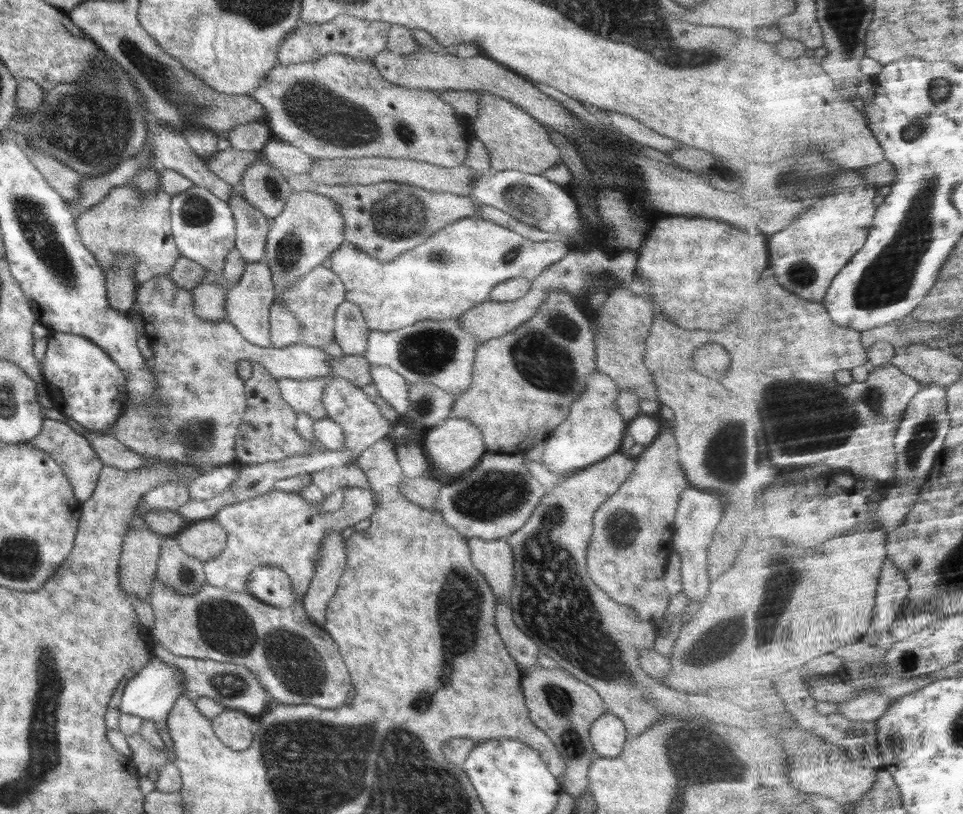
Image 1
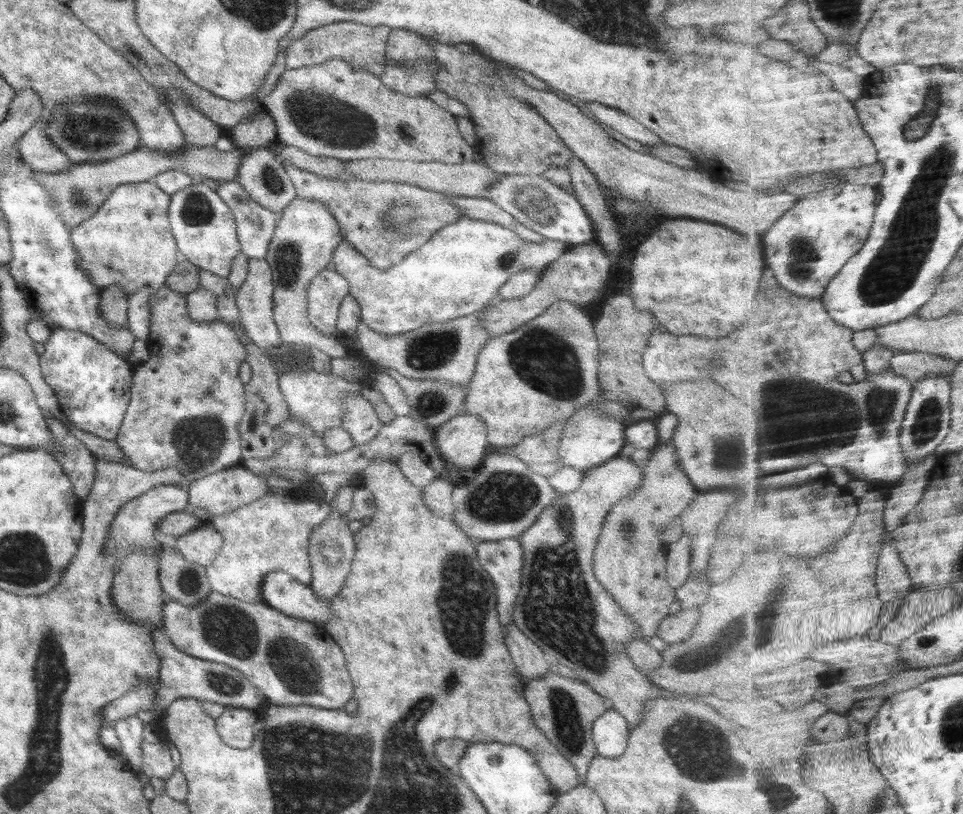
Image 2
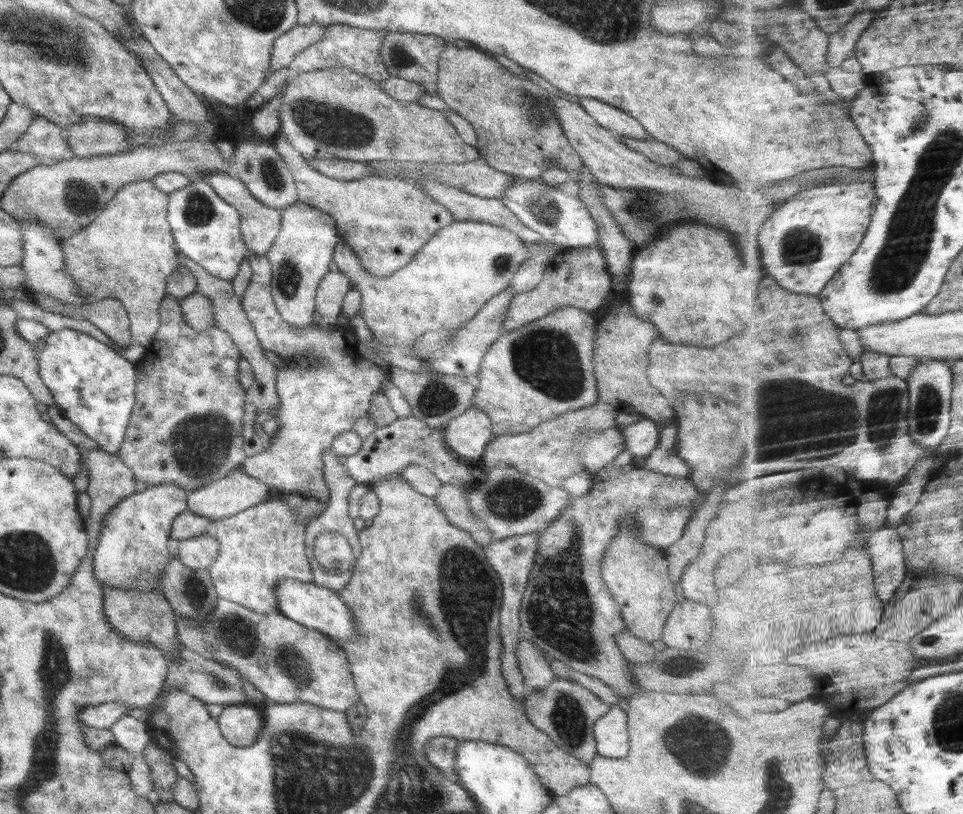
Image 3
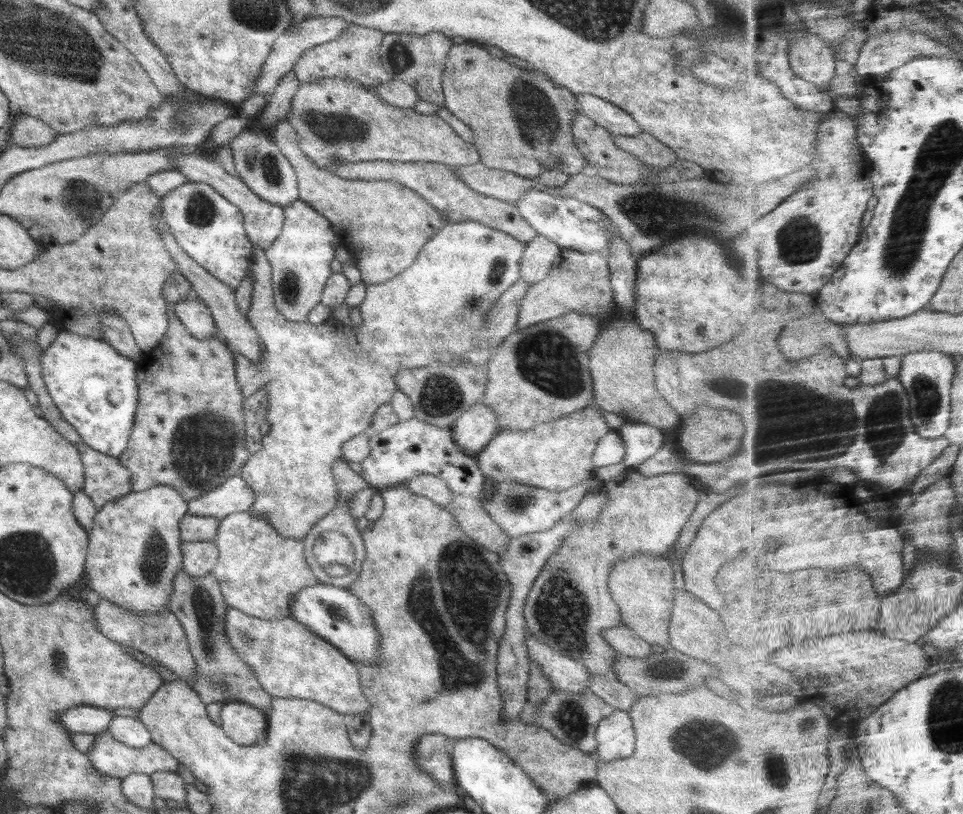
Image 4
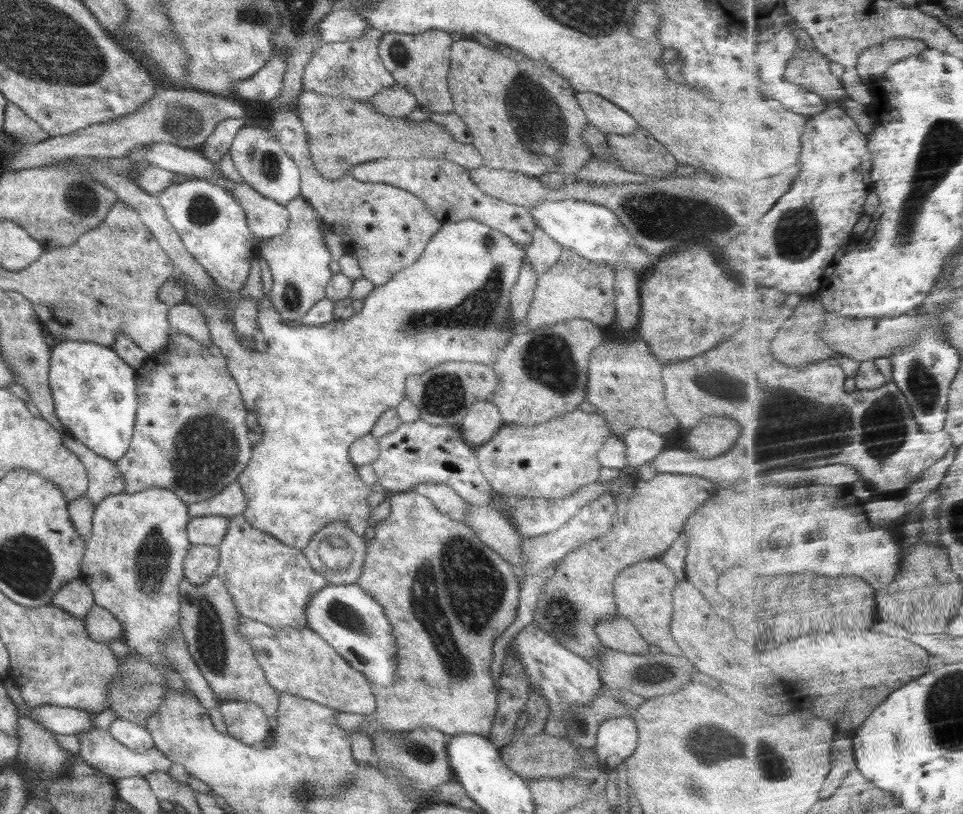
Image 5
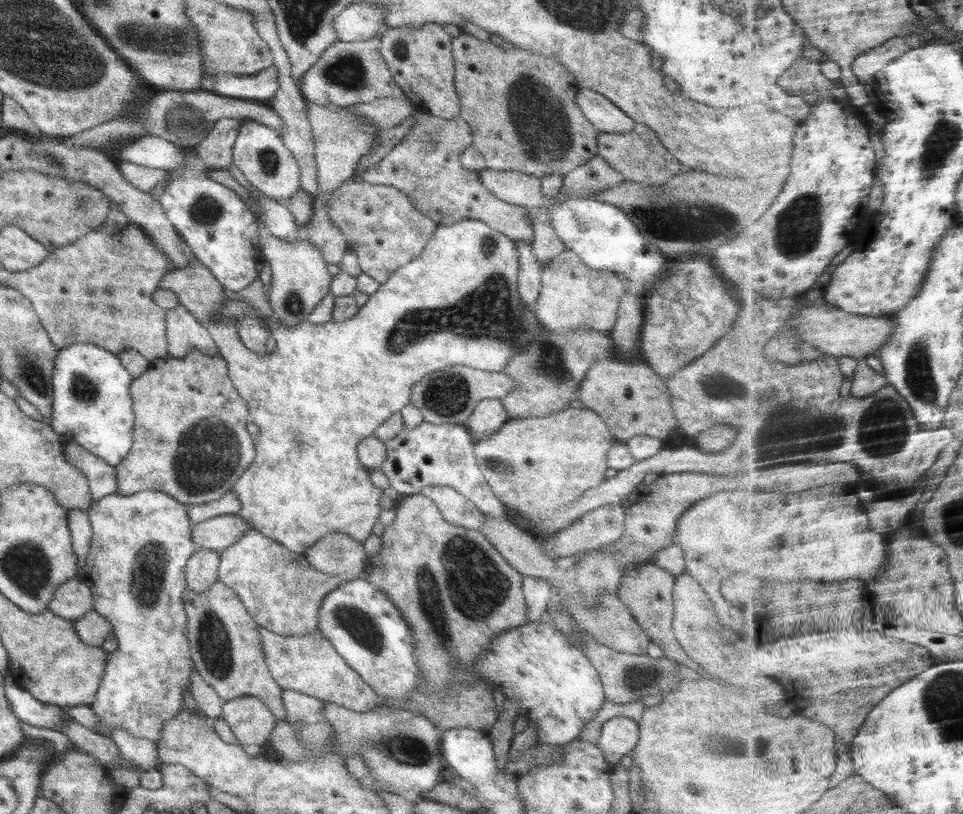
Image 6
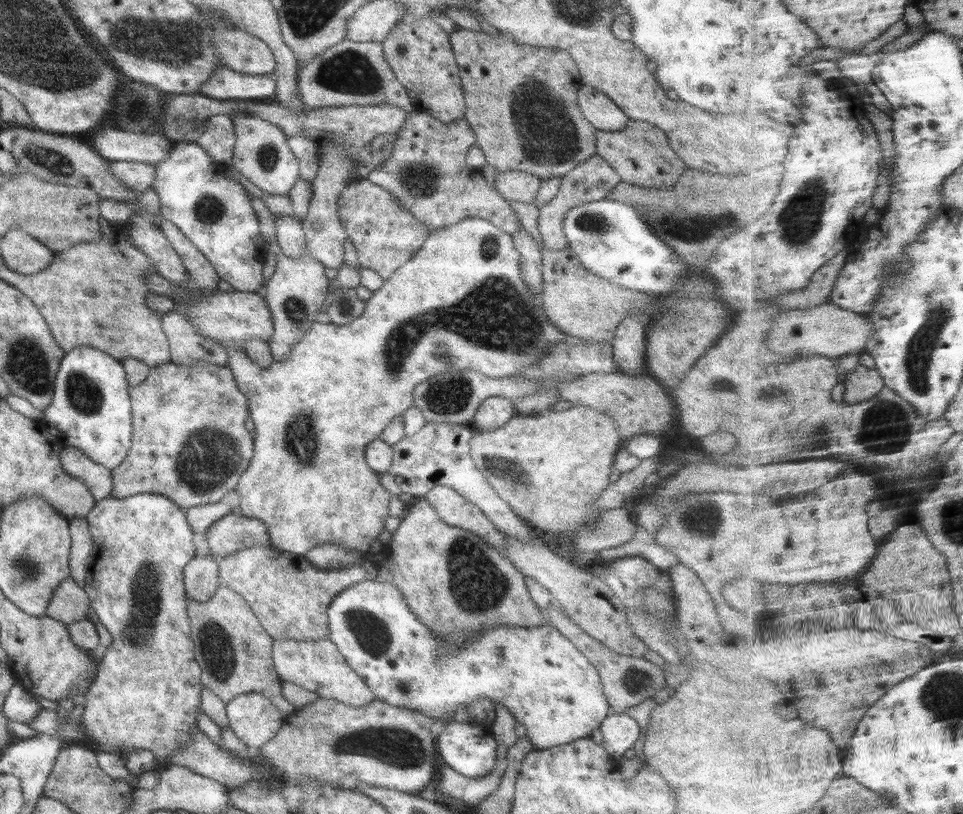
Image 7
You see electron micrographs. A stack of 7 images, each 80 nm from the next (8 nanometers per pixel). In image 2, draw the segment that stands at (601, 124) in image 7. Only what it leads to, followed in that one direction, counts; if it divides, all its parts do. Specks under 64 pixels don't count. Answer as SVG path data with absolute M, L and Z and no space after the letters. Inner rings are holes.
M586 101L586 106L586 111L598 118L600 123L604 123L607 127L614 129L628 139L650 146L665 143L660 137L656 137L652 131L628 116L628 114L624 114L614 108L608 108L608 106L597 102Z

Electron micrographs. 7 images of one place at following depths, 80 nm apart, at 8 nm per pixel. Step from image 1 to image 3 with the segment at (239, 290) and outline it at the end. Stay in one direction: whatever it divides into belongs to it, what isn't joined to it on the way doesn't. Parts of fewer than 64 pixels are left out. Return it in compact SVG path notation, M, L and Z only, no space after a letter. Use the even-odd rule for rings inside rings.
M248 252L245 259L251 266L251 281L240 298L245 315L251 322L252 328L264 350L274 352L283 360L287 367L277 368L276 392L280 399L280 408L275 419L279 422L278 431L271 438L271 445L260 454L246 457L240 469L248 476L263 482L269 490L269 498L282 500L293 508L296 519L308 523L310 518L324 512L328 506L330 491L323 477L323 452L329 450L337 434L352 431L355 420L369 412L373 394L379 394L383 382L387 380L389 366L384 357L379 357L366 343L358 340L352 326L334 326L327 328L316 324L308 325L303 329L295 329L284 322L277 311L271 295L272 269L266 255L257 255ZM293 356L301 356L300 363L287 361Z

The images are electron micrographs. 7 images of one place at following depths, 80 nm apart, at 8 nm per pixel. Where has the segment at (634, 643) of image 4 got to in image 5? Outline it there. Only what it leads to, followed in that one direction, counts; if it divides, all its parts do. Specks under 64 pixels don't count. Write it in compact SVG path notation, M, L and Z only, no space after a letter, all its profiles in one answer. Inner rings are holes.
M620 614L612 620L602 620L593 626L604 647L626 654L649 655L649 644L640 636L638 629Z

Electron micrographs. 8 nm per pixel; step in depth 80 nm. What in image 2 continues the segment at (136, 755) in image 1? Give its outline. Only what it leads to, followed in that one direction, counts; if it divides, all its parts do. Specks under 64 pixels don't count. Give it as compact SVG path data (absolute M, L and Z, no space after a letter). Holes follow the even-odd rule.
M143 740L141 742L143 750L143 773L150 778L160 778L166 780L175 771L172 762L170 749L165 742L157 740L154 743Z

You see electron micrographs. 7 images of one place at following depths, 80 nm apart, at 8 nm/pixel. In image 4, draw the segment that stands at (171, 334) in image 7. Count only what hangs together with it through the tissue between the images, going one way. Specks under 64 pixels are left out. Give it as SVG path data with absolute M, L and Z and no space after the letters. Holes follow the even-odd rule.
M199 299L175 303L173 310L188 332L198 340L204 340L215 331L210 309Z

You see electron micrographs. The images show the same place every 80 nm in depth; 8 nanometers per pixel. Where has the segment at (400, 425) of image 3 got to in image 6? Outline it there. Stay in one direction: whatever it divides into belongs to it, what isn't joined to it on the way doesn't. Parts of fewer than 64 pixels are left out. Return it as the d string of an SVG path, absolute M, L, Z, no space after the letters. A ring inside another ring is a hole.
M423 420L412 430L404 427L400 434L385 442L386 460L380 470L388 477L391 488L400 492L401 496L418 494L425 486L446 485L473 502L483 514L509 520L506 506L493 493L478 466L473 443L473 438L463 425L432 424Z

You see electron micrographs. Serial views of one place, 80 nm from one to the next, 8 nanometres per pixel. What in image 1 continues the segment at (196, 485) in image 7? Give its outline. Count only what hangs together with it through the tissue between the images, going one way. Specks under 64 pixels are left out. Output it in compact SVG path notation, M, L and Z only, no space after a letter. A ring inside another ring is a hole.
M167 272L138 285L136 303L141 308L144 335L153 350L153 357L147 360L147 365L156 377L157 404L161 413L151 415L144 407L128 407L116 419L112 434L124 446L142 456L157 456L159 460L181 462L187 466L208 466L208 470L211 467L230 465L237 458L235 438L247 405L243 380L237 373L238 362L242 359L258 360L276 380L304 380L332 375L331 362L336 356L331 356L321 348L300 343L284 348L259 347L248 342L228 320L210 322L196 316L191 291L174 284Z

